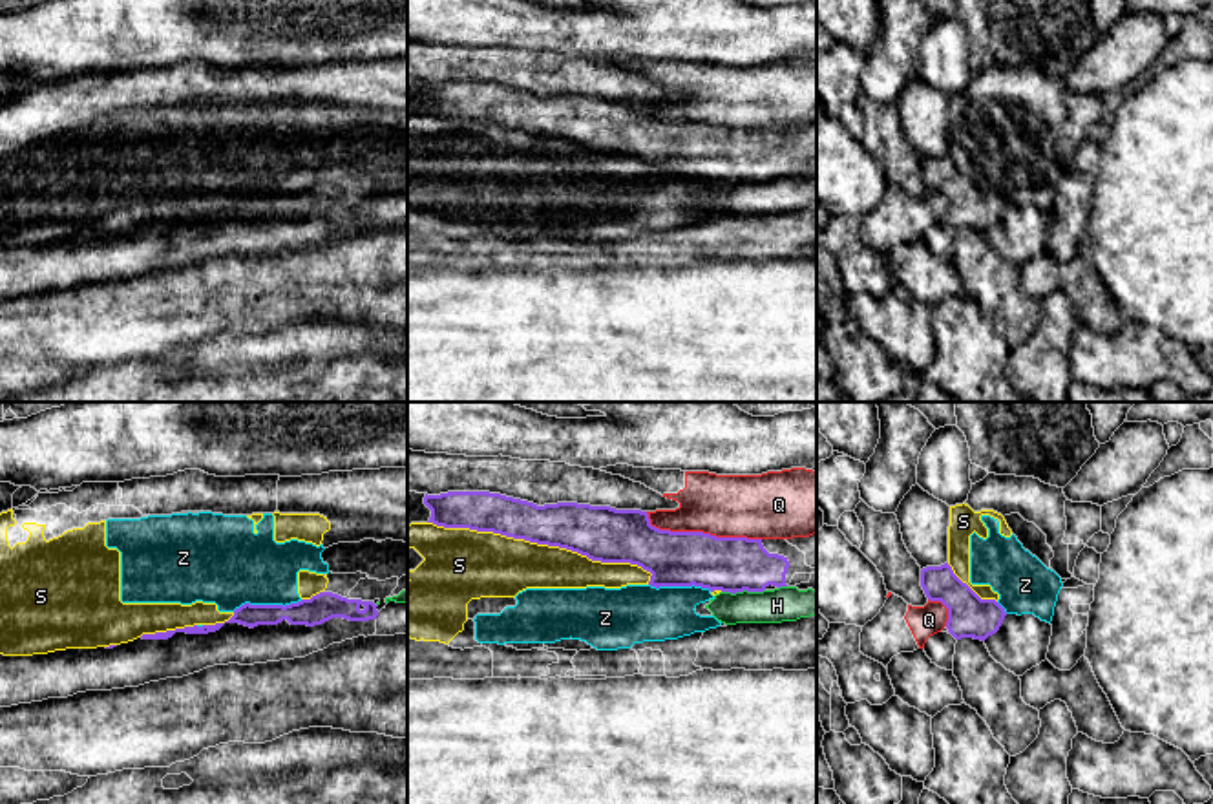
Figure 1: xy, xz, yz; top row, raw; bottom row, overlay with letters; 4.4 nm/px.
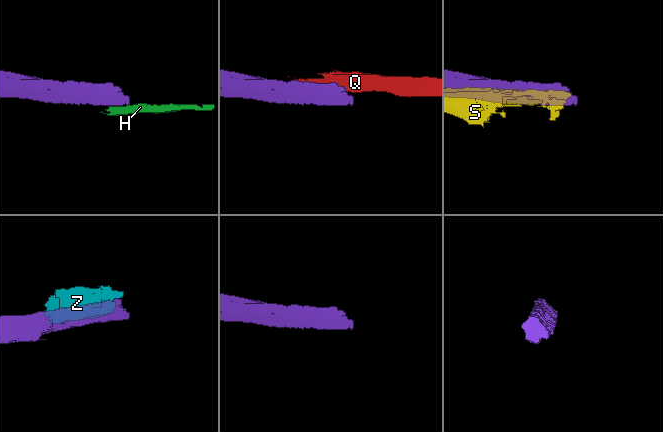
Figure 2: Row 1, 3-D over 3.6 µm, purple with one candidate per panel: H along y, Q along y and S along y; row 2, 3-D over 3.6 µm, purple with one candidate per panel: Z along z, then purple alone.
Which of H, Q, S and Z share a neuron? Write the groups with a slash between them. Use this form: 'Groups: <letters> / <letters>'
Groups: H / Q / S Z

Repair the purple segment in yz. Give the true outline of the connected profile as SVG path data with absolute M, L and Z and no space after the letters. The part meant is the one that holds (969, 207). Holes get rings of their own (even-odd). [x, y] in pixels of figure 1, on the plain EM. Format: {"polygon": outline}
{"polygon": "M948 153L923 159L921 177L930 192L941 192L948 199L946 219L955 230L985 232L999 221L1007 206L996 190L981 190L963 174Z"}

